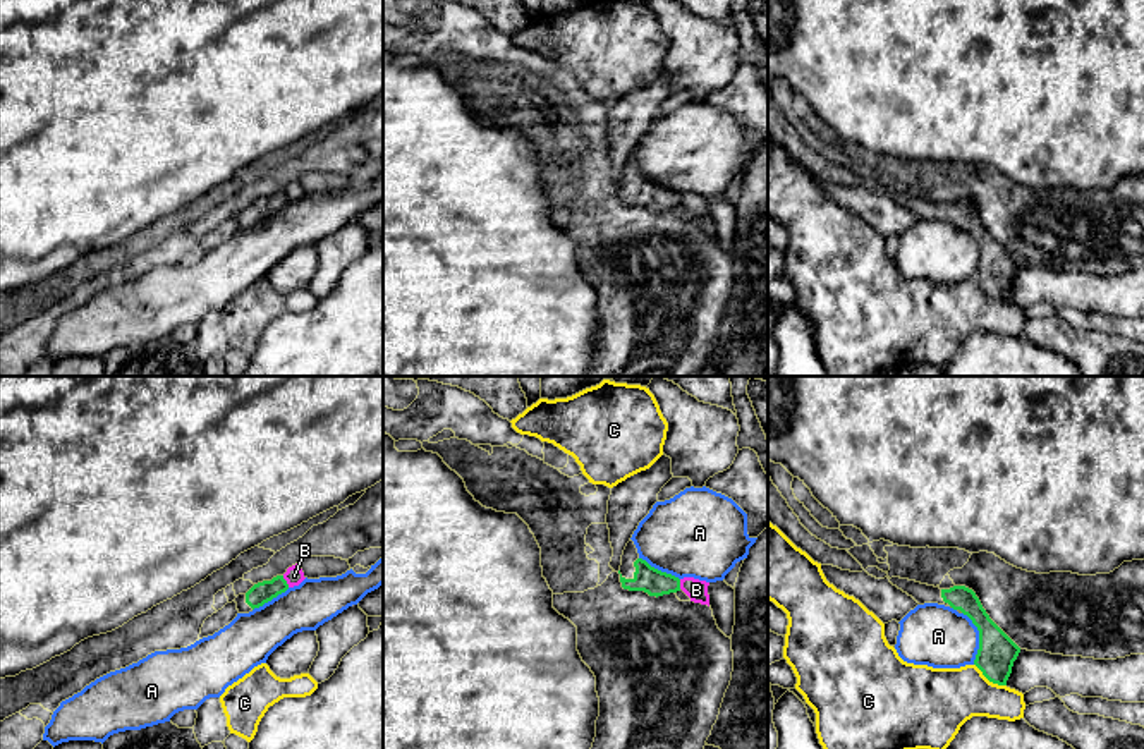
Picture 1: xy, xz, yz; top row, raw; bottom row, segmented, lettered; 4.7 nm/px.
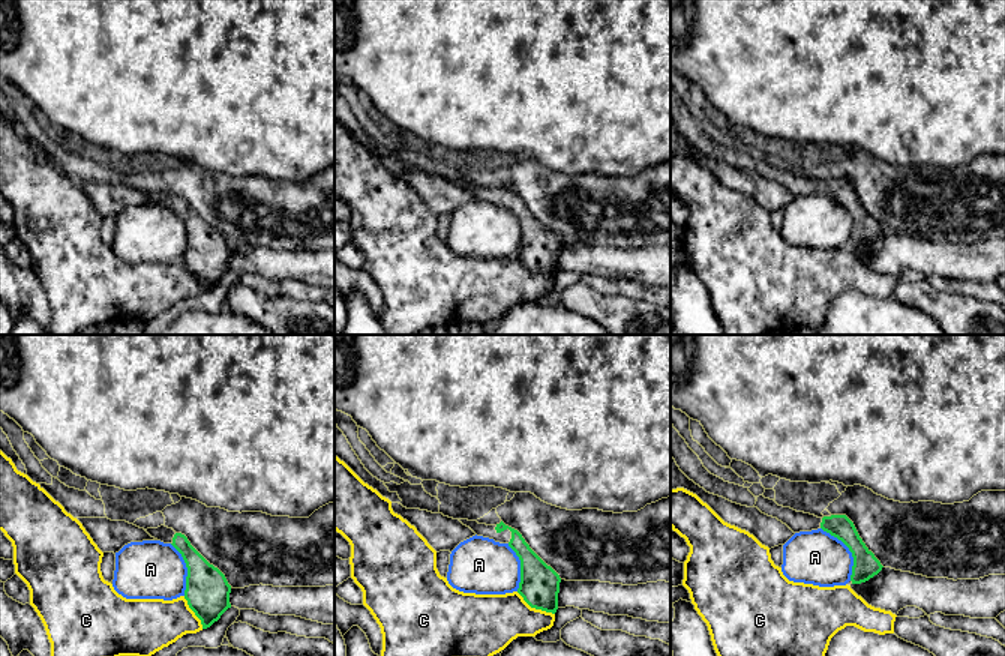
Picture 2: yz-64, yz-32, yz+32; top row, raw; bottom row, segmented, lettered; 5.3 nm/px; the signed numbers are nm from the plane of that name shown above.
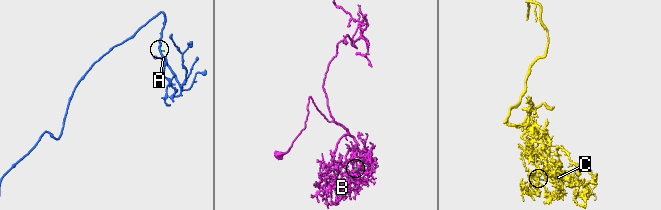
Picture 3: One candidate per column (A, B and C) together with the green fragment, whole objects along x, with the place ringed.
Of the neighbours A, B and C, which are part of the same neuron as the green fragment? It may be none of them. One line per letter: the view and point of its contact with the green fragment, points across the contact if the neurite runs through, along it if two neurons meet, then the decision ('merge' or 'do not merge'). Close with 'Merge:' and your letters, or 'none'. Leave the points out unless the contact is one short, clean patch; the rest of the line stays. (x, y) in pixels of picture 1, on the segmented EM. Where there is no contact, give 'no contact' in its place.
A: yz (979, 638) | do not merge
B: xy (286, 581) | along xy (282, 576), (289, 586) | do not merge
C: yz (990, 681) | along yz (974, 663), (990, 681), (1005, 686) | do not merge
Merge: none

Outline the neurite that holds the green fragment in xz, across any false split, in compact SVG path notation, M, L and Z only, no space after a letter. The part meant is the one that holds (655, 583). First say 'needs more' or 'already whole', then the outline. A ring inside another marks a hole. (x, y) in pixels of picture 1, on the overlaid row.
needs more; M632 539L627 543L622 555L620 582L624 589L644 591L656 598L680 591L680 579L642 560Z

